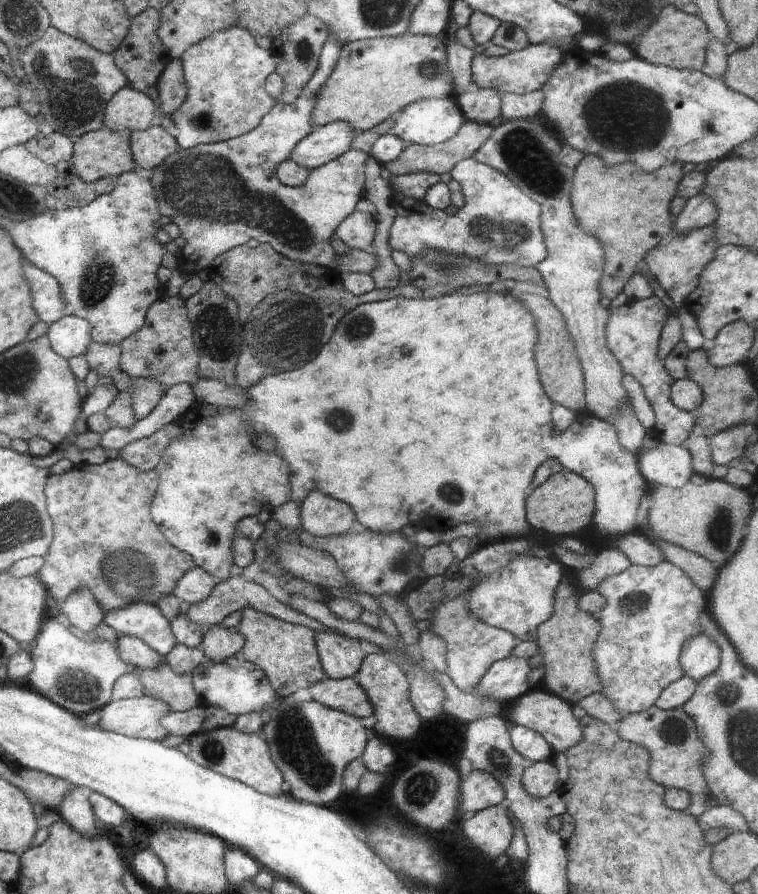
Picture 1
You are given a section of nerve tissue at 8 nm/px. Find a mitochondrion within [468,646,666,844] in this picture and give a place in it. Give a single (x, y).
(497, 758)

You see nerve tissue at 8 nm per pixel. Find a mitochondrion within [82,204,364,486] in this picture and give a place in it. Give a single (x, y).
(283, 328)

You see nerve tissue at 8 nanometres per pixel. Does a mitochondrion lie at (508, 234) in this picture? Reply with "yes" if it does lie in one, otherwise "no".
yes

